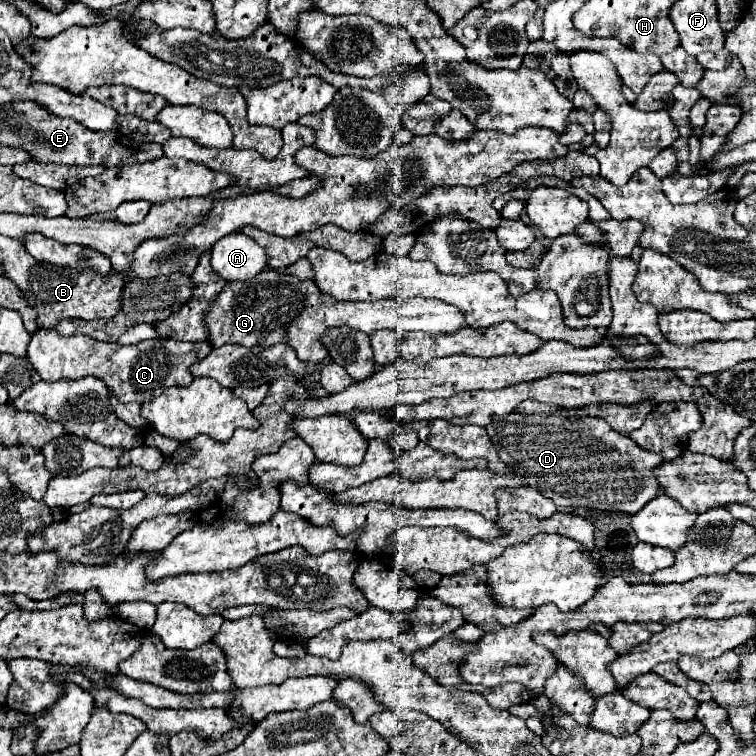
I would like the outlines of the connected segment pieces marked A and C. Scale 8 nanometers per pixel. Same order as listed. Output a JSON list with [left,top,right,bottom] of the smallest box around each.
[[210,232,266,280],[28,330,212,404]]

